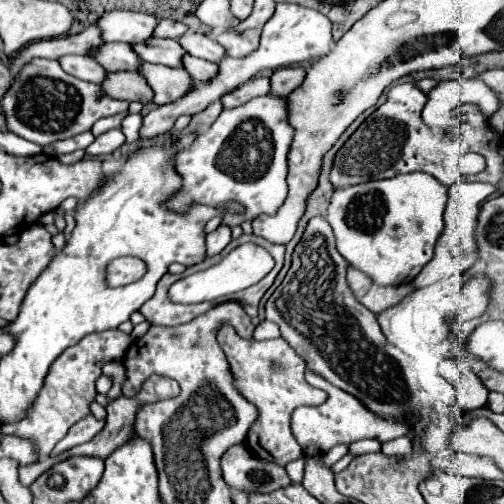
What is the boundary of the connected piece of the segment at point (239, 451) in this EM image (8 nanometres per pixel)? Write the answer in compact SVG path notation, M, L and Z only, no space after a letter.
M246 444L228 448L220 460L222 478L232 490L244 492L274 492L290 484L284 468L256 456Z

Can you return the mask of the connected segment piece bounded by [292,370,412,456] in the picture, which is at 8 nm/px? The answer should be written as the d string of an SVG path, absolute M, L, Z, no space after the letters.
M306 370L306 382L322 388L328 394L328 400L320 406L300 406L292 412L292 434L296 438L296 442L302 446L306 456L314 456L322 452L328 452L334 444L352 444L356 440L364 440L364 438L378 438L380 442L388 442L394 440L402 434L410 432L410 422L408 420L386 420L380 418L378 414L374 416L374 412L370 412L356 396L332 386L330 382L322 380L320 374Z

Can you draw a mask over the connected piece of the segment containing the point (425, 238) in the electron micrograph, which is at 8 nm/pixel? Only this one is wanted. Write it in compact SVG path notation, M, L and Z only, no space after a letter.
M426 172L400 174L388 180L370 180L338 188L328 206L328 224L336 238L336 250L350 266L364 272L378 286L400 286L412 282L418 272L432 260L434 244L442 232L442 214L446 206L446 186Z

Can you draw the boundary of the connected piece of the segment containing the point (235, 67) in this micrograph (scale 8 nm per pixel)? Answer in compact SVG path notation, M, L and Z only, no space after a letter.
M276 4L274 16L266 22L266 26L262 30L260 46L250 56L222 60L220 72L214 80L210 80L210 84L194 82L194 92L182 96L182 100L176 100L174 104L158 106L156 110L148 112L144 116L144 122L142 122L142 128L140 128L140 138L150 140L150 138L156 138L156 136L170 132L178 116L182 116L182 114L194 116L194 114L202 112L210 102L218 100L222 94L234 90L236 86L248 82L260 70L276 70L276 68L282 68L282 66L296 64L296 62L318 60L318 58L326 56L332 48L332 32L330 30L332 30L330 20L326 16L322 16L318 10L310 10L310 8L304 8L304 6L298 6L298 4Z

